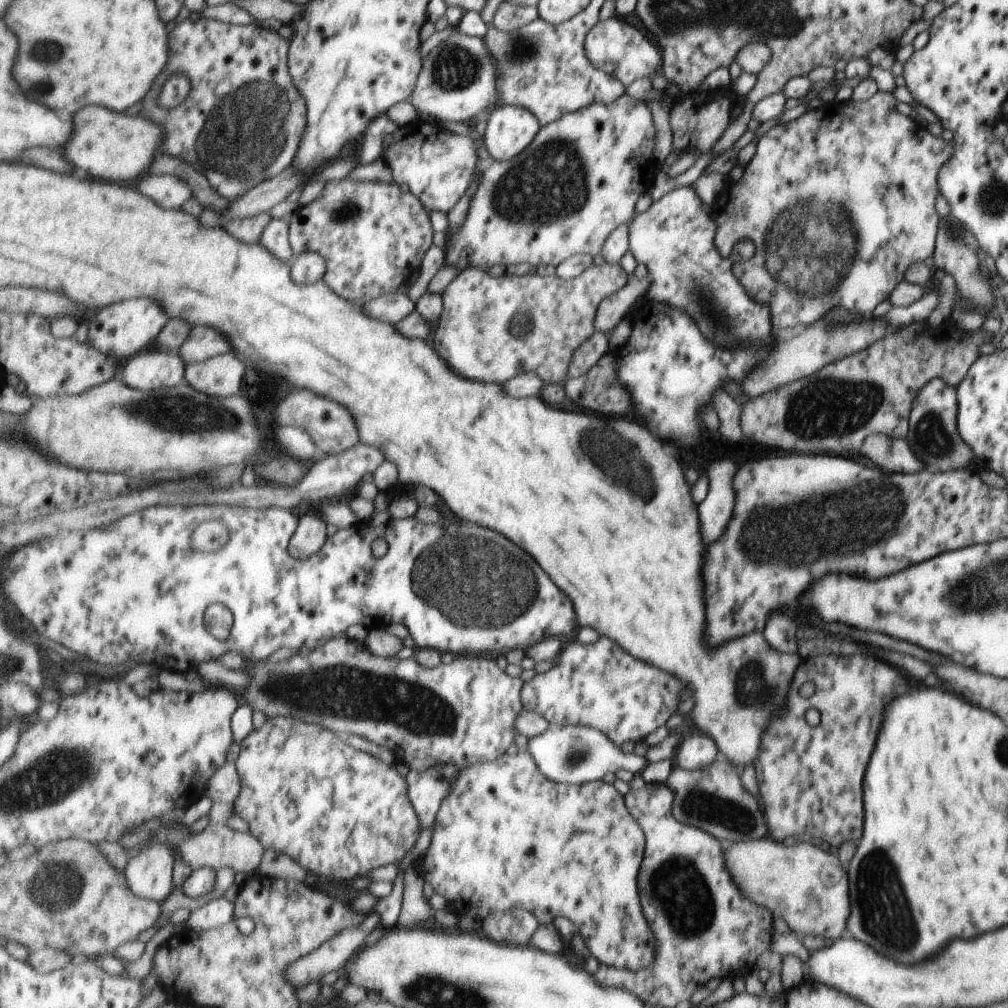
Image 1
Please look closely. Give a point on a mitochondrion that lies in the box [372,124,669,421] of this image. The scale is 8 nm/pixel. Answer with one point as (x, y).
(549, 184)

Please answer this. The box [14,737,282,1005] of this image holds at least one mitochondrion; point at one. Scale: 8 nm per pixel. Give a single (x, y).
(55, 886)

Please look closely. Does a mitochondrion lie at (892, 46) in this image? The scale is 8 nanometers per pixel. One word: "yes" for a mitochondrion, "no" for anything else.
no

